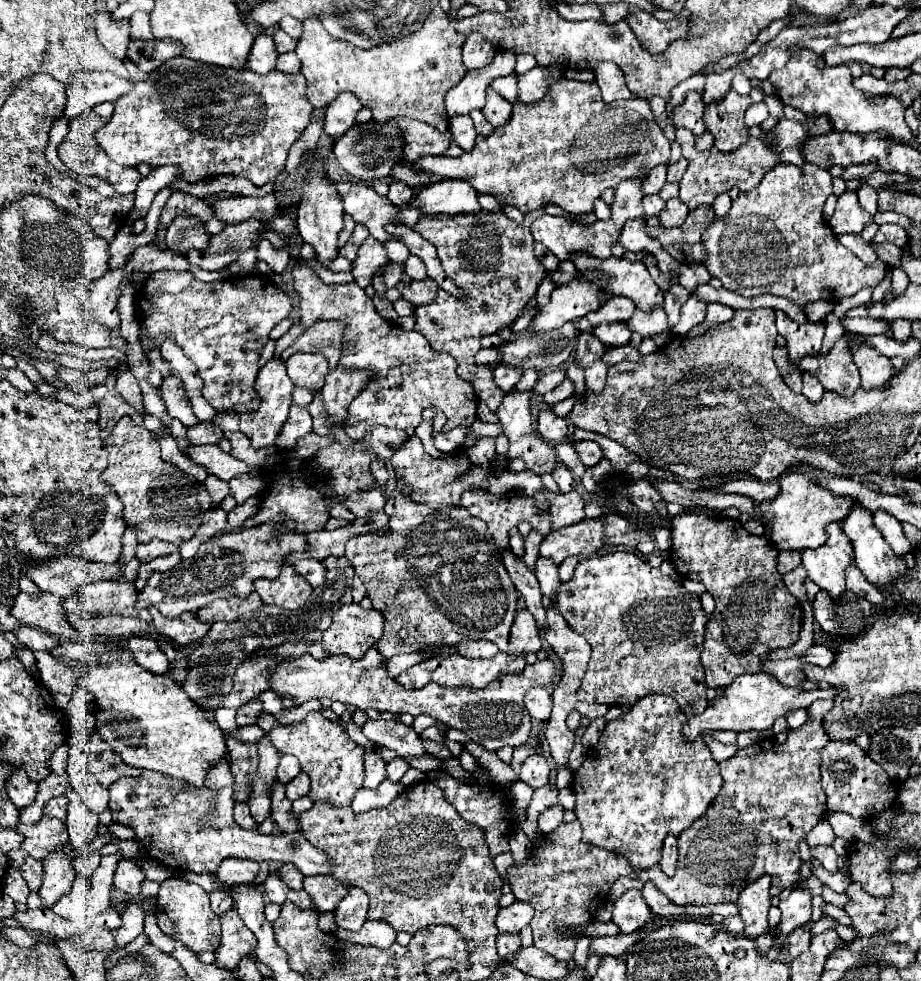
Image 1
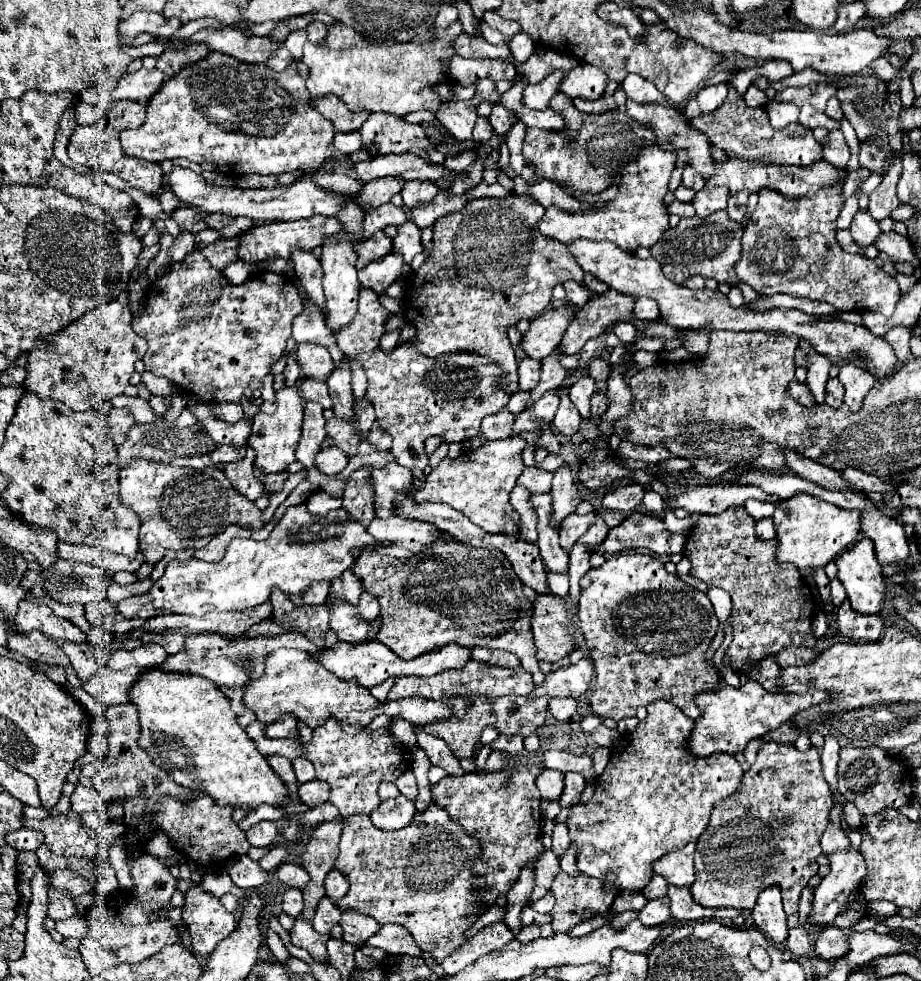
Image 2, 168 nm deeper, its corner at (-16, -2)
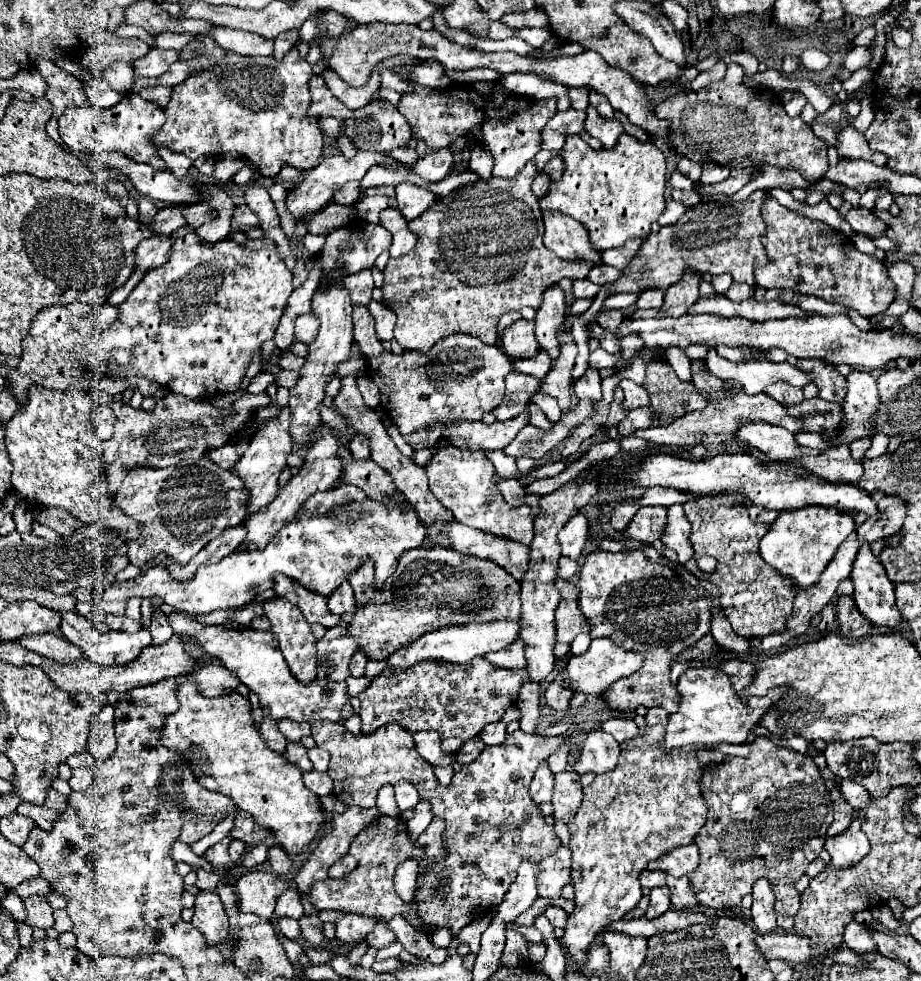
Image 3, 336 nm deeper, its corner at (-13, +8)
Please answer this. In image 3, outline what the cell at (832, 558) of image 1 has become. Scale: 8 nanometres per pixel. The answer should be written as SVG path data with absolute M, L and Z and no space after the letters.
M861 544L853 562L851 580L855 586L853 600L859 612L873 624L895 626L901 622L901 612L895 604L895 584L887 578L879 558L873 556L869 544Z

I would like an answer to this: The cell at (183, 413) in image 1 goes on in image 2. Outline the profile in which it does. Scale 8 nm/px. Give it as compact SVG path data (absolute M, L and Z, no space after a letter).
M118 396L114 398L114 406L118 408L130 408L130 414L134 422L154 422L158 416L150 410L148 402L142 398L128 398L128 396Z

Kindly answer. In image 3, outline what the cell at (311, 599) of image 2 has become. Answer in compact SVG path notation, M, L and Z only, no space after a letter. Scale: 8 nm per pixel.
M277 574L277 578L275 578L275 592L277 592L279 596L287 598L291 604L297 604L297 594L291 592L291 590L293 590L293 580L287 578L287 576Z

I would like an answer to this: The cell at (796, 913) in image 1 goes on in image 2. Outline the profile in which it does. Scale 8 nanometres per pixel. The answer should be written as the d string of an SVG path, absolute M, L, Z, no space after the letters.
M856 848L844 852L828 854L830 874L820 882L814 892L812 916L808 922L812 926L832 924L834 918L846 910L848 896L854 894L866 876L864 856Z

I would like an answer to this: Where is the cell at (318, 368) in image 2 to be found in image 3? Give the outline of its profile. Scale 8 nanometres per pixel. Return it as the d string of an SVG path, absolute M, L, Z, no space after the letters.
M303 314L295 320L295 338L307 346L309 342L315 340L317 330L319 330L319 322L317 318L313 318L313 314Z

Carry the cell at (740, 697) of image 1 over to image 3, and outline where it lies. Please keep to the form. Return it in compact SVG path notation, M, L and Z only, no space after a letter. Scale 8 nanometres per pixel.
M717 666L689 668L685 674L681 674L677 690L681 696L681 704L679 710L669 716L665 732L665 750L683 746L719 744L719 742L743 744L747 740L749 730L759 722L759 718L767 714L767 710L789 692L787 686L777 686L771 688L765 696L749 696L747 700L743 700L733 690L731 678Z

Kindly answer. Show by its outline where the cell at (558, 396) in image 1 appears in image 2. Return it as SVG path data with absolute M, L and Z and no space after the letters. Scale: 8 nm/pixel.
M584 376L584 378L576 380L570 386L570 400L574 402L574 406L578 408L578 412L580 412L582 418L588 418L590 416L590 398L592 398L594 392L598 392L598 388L590 380L590 376Z

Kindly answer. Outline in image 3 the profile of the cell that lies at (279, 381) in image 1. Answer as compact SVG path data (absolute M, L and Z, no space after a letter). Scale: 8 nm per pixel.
M283 406L283 408L279 408L277 416L273 416L271 420L265 420L257 428L255 436L249 442L249 448L245 450L245 454L239 458L239 462L235 466L235 470L243 478L245 488L251 490L251 500L249 500L251 512L259 512L269 502L273 502L273 498L277 496L277 492L279 492L277 478L279 478L281 470L287 466L285 458L291 450L293 450L293 438L289 434L289 406Z

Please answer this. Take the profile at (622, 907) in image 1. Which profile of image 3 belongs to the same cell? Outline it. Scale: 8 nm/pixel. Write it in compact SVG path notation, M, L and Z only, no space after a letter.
M667 886L653 888L651 894L649 894L649 898L651 898L651 904L649 904L647 912L645 912L647 918L657 918L665 910L669 910L669 906L671 906L671 902L669 902L669 888Z

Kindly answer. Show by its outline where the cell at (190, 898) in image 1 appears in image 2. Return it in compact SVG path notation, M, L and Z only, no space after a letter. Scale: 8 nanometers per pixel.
M200 888L188 890L182 920L190 930L192 950L198 960L208 958L216 944L236 928L234 916L220 904L220 900Z

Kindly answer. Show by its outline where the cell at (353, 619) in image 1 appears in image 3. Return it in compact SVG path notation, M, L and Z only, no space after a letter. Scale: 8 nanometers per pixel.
M295 584L295 592L299 596L299 608L309 624L321 624L325 628L333 628L341 622L339 614L329 612L329 608L327 608L329 600L325 596L305 590L301 584Z

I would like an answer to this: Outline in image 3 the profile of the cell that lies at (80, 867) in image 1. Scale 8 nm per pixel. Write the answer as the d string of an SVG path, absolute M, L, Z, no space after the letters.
M37 876L37 878L25 880L25 882L23 882L19 888L15 888L13 892L17 892L21 898L27 898L27 896L33 896L33 894L47 896L49 892L53 892L53 884L47 882L43 876Z

